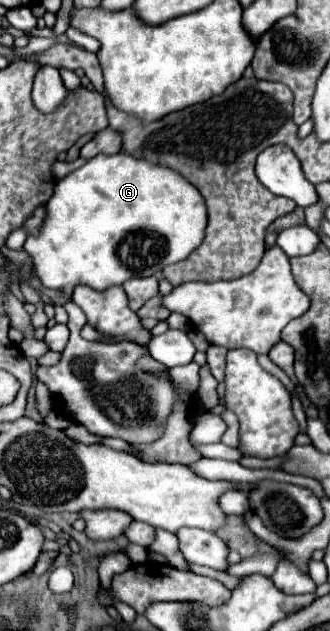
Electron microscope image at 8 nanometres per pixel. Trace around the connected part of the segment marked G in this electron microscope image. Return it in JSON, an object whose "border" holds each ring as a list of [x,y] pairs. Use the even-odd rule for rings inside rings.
{"border":[[[127,152],[115,156],[95,156],[79,170],[71,172],[55,184],[55,192],[47,202],[47,218],[39,236],[27,236],[25,250],[33,260],[35,274],[47,288],[61,288],[67,294],[75,286],[85,284],[105,290],[123,284],[133,276],[155,276],[169,264],[185,260],[201,242],[207,228],[207,208],[199,188],[179,176],[173,168],[133,160]]]}

